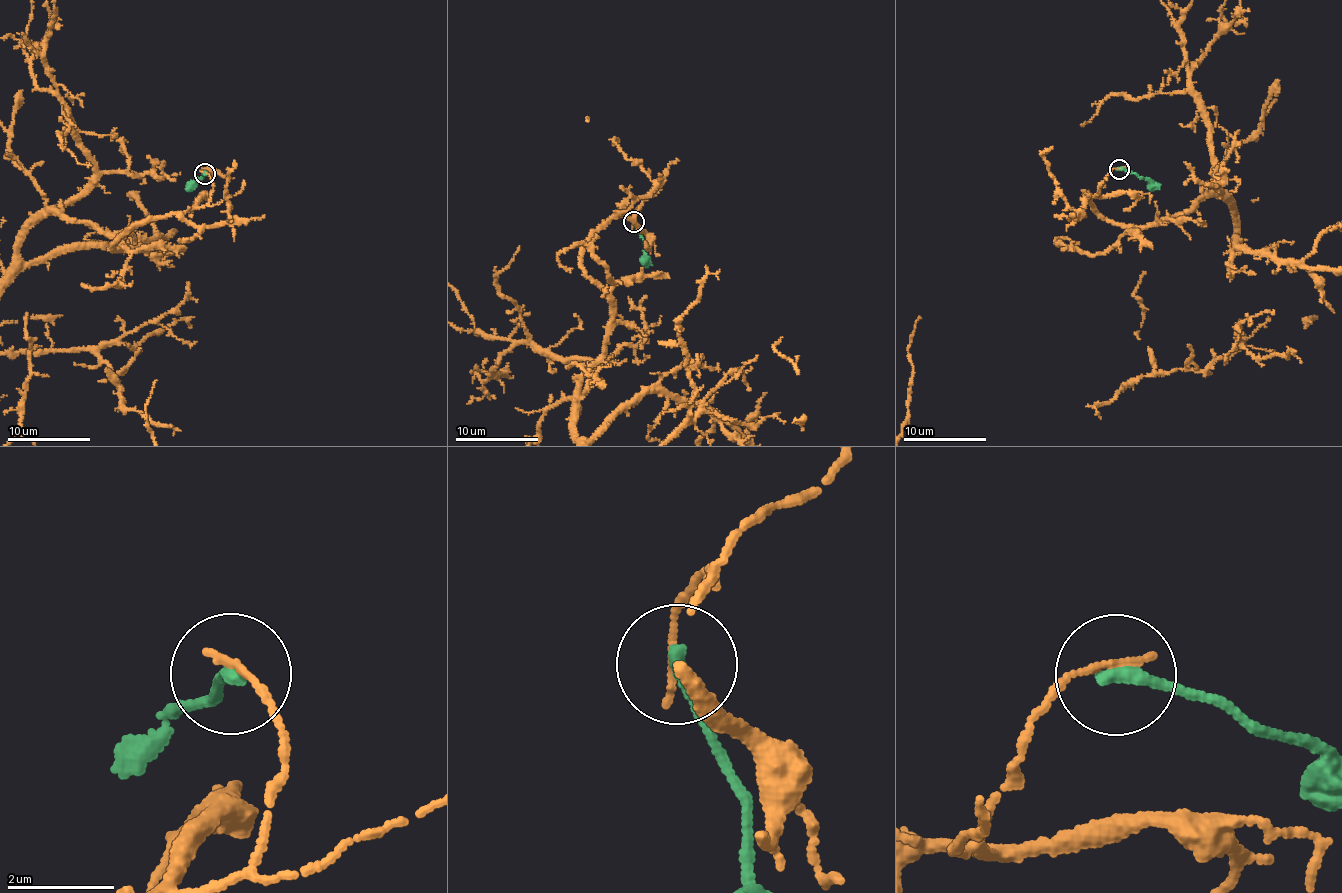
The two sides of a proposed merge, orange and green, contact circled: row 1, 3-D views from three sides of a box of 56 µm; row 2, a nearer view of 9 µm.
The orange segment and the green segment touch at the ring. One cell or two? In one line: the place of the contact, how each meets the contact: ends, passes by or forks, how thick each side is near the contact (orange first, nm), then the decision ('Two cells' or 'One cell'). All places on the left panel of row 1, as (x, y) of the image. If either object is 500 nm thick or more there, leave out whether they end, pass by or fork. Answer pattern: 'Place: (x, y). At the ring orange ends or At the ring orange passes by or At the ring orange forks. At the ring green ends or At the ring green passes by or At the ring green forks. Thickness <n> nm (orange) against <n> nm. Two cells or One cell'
Place: (205, 174). At the ring orange ends. At the ring green ends. Thickness 140 nm (orange) against 300 nm. Two cells

